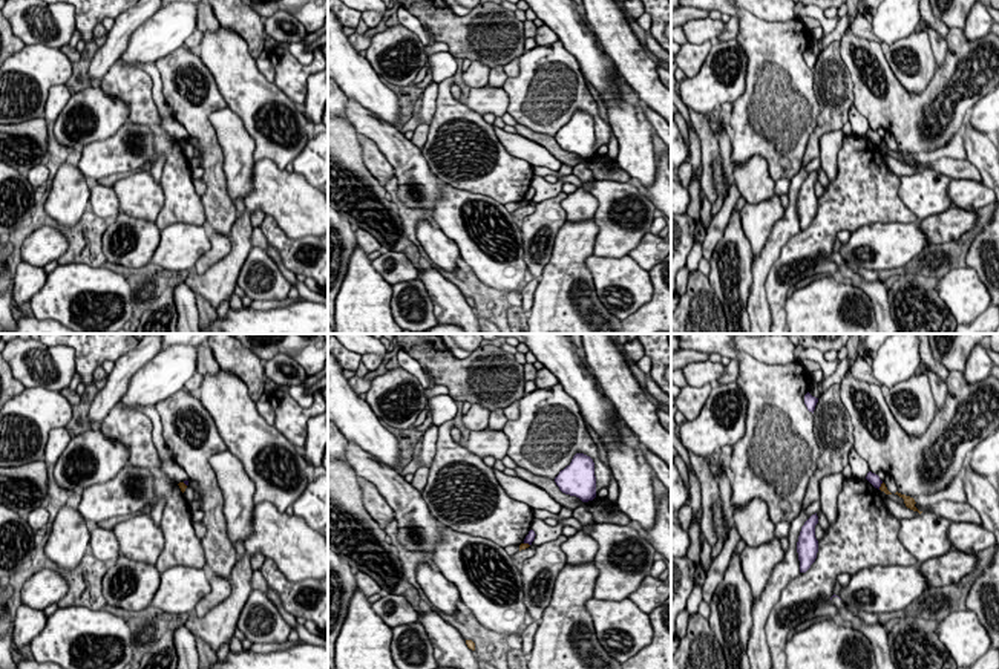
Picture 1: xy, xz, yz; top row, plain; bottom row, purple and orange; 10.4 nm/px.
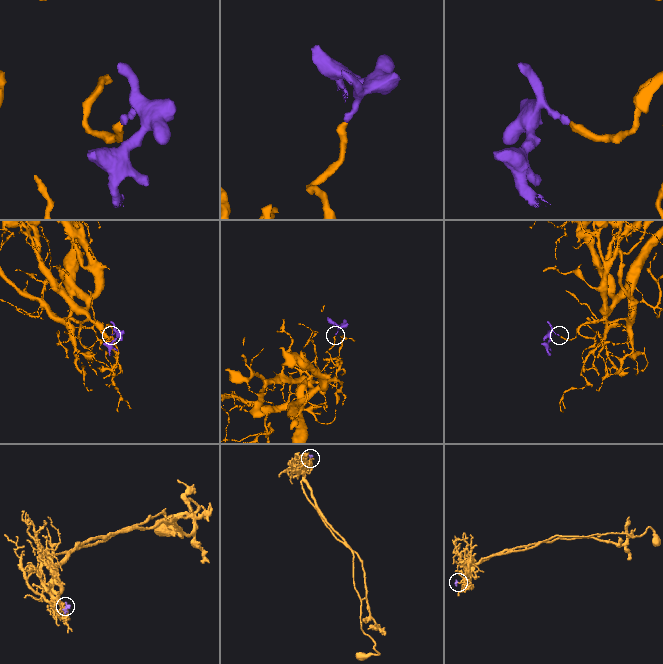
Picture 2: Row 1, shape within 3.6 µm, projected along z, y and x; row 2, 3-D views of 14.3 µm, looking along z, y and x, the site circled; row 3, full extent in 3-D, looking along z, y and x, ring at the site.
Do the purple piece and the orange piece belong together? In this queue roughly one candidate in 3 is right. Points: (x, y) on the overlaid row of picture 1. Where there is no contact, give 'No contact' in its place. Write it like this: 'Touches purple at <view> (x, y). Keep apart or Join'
Touches purple at yz (880, 486). Keep apart

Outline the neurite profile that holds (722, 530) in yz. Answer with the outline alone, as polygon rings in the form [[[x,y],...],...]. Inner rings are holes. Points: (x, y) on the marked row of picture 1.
[[[720,499],[712,505],[712,511],[714,511],[716,536],[717,536],[717,539],[726,540],[728,534],[729,534],[731,524],[728,525],[725,522],[722,507],[720,507]]]

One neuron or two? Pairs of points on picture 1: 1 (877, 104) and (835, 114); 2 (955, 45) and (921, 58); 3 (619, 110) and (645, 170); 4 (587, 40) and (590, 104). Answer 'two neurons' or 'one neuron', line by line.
1: two neurons
2: two neurons
3: one neuron
4: two neurons

